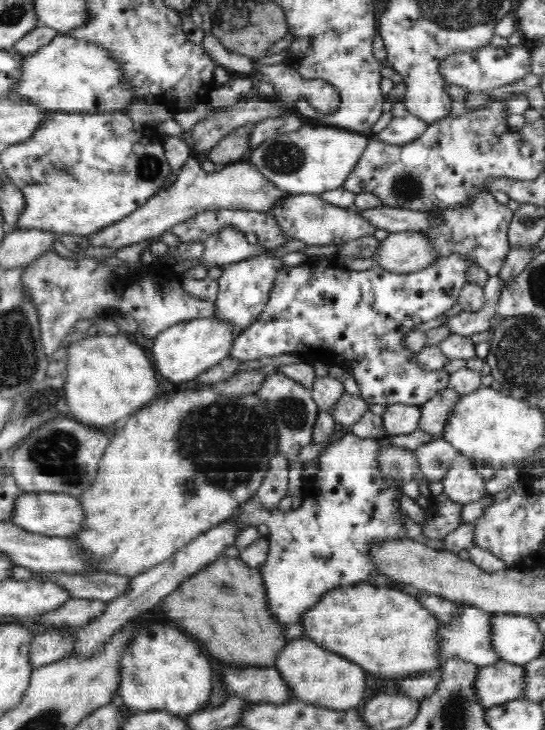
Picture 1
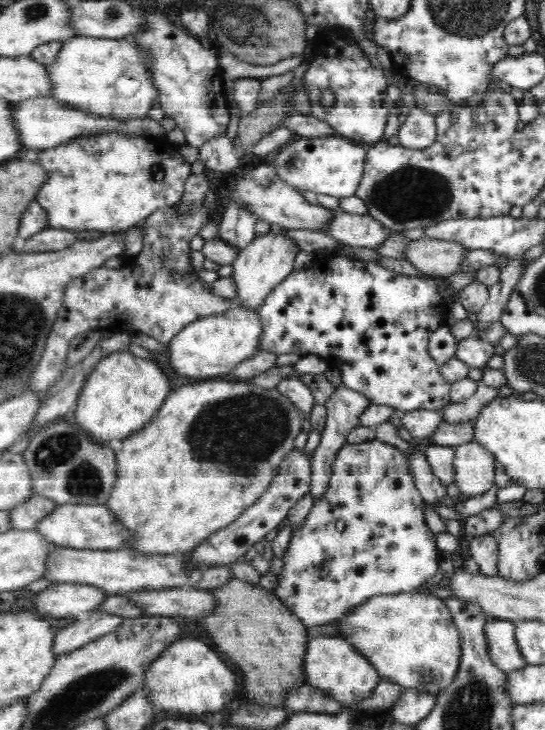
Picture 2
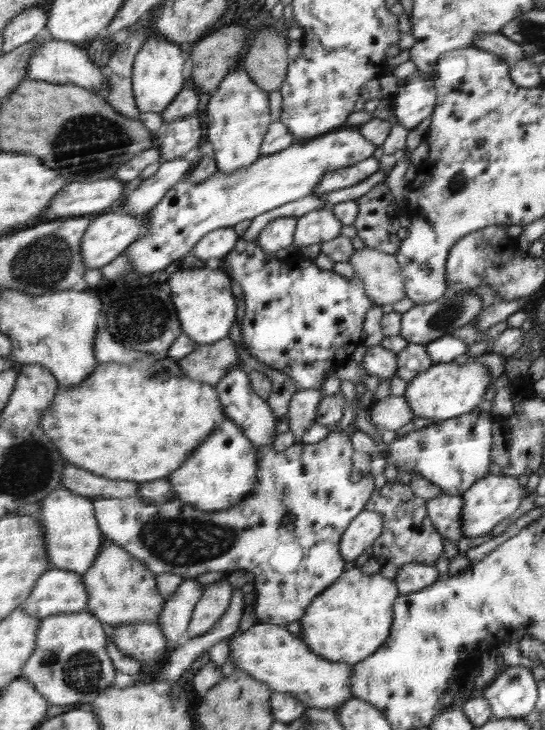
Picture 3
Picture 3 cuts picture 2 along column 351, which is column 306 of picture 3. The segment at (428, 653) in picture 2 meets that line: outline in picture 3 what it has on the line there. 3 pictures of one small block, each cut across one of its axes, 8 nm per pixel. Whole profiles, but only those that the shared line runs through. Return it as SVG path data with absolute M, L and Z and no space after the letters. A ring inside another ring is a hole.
M352 566L347 570L346 576L342 576L342 580L338 580L338 584L334 584L334 588L330 588L330 592L322 592L322 596L318 595L318 600L314 600L314 604L310 604L310 612L306 612L306 620L299 620L301 638L318 656L351 665L360 663L368 656L374 655L391 633L392 620L394 620L392 606L399 595L400 589L394 578L384 577L379 572L372 575L361 573L360 568Z

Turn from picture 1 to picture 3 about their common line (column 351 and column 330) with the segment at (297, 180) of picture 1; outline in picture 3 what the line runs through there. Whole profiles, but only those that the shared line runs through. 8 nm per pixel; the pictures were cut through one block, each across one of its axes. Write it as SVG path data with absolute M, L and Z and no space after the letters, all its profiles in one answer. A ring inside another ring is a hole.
M344 126L341 130L328 131L303 143L293 143L280 152L261 156L252 167L242 168L242 171L230 174L216 170L198 184L178 181L152 208L150 229L125 251L132 261L132 271L150 275L166 269L174 260L193 250L209 232L234 227L242 220L252 220L282 204L312 195L326 174L369 159L376 148L359 127Z

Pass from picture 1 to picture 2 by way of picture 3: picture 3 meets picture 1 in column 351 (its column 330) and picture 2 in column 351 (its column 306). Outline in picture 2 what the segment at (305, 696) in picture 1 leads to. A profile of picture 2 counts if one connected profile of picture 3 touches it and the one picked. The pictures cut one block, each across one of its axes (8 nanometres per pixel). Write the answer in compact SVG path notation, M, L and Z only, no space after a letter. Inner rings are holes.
M318 636L309 639L309 644L308 647L306 647L305 652L304 673L305 682L307 682L308 685L326 690L332 698L343 704L354 707L358 707L358 704L360 705L364 699L370 697L373 688L380 682L380 680L383 680L380 672L369 663L369 660L366 660L366 657L362 656L353 644L350 644L348 640L344 640L340 636Z

